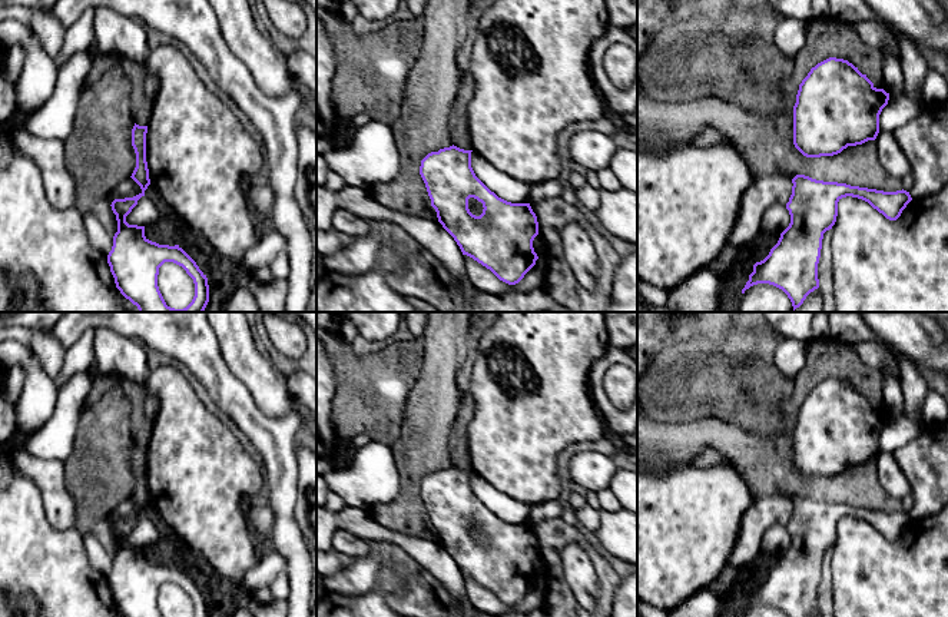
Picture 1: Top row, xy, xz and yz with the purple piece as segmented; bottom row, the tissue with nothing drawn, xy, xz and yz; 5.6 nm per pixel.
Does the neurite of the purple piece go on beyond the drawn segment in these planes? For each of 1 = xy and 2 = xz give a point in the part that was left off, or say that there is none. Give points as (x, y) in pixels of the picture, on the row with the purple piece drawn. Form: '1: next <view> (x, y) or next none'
1: next none
2: next none

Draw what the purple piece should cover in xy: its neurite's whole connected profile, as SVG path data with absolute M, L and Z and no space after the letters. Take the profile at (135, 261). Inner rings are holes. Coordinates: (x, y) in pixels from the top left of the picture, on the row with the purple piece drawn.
M135 123L132 129L132 146L136 153L136 167L132 179L142 192L133 198L115 199L112 210L116 215L117 232L113 236L113 246L107 255L107 263L120 293L137 306L139 312L203 312L209 302L209 285L206 275L196 262L179 246L159 245L145 236L145 226L129 225L126 216L145 196L150 185L146 162L147 126ZM165 262L182 266L193 279L195 296L183 309L166 305L159 286L159 268Z

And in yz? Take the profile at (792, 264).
M796 175L792 183L786 203L790 223L769 255L753 265L742 293L753 285L769 283L788 295L795 311L819 288L818 263L823 233L835 225L842 198L862 199L889 220L896 220L912 198L904 189L884 192L805 175Z

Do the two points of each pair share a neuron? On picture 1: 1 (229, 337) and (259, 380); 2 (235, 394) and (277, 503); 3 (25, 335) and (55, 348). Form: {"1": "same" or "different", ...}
{"1": "same", "2": "same", "3": "same"}

